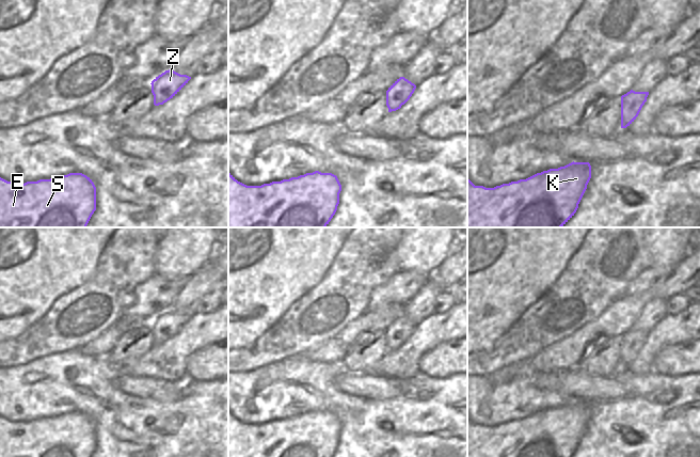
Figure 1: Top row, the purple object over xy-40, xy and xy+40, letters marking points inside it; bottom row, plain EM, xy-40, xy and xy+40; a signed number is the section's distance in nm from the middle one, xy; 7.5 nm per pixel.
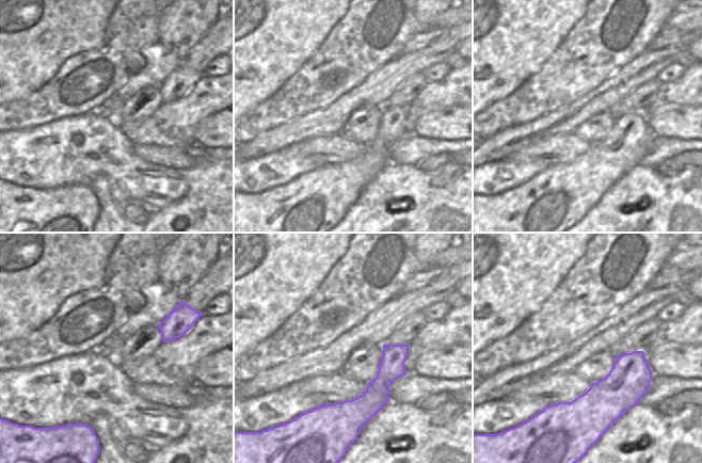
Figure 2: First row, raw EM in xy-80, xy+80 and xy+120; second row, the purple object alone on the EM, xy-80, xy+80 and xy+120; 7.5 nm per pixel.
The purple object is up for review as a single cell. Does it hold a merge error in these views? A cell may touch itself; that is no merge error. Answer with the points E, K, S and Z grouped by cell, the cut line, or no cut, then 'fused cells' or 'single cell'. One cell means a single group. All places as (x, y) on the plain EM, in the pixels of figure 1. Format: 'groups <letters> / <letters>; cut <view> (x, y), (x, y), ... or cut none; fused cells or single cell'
groups E K S Z; cut none; single cell

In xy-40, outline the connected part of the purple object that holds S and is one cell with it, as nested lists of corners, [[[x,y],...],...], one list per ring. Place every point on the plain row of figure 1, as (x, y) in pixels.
[[[82,412],[14,423],[0,416],[0,457],[91,457],[96,450],[96,426]]]

